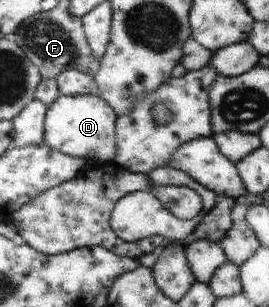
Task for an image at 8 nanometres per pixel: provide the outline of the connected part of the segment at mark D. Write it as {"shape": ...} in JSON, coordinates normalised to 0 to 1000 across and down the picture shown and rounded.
{"shape":[[[230,303],[178,362],[171,466],[294,518],[416,528],[442,495],[439,391],[442,371],[390,316],[346,306],[253,313]]]}

